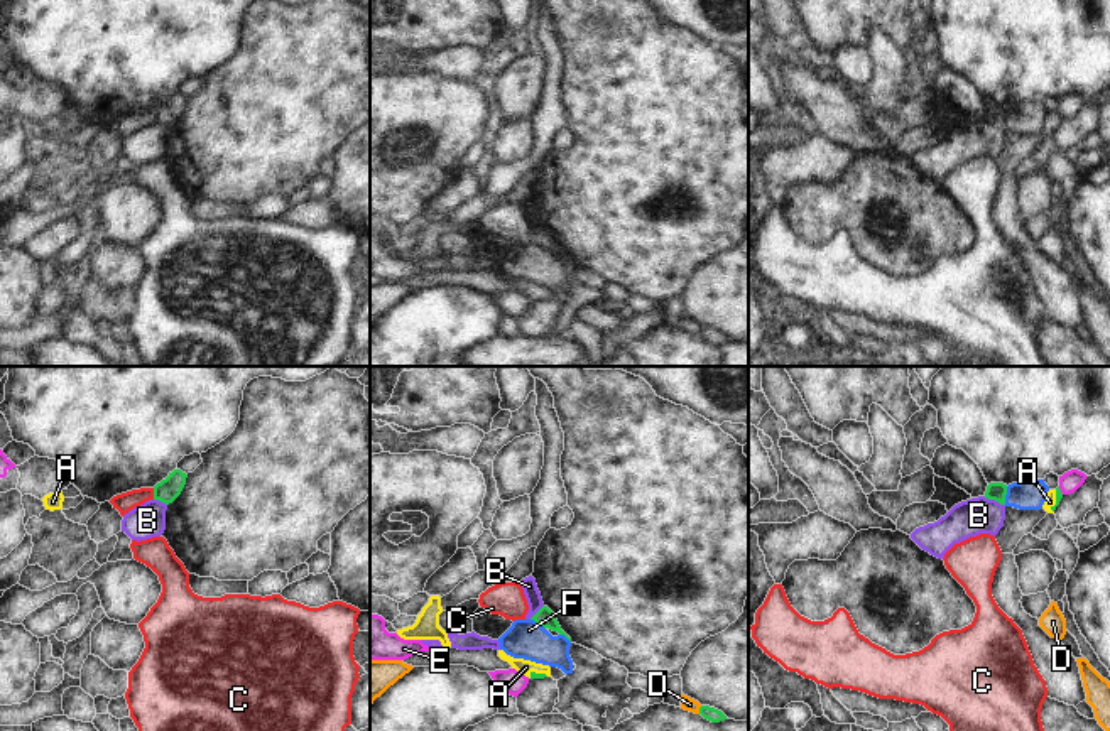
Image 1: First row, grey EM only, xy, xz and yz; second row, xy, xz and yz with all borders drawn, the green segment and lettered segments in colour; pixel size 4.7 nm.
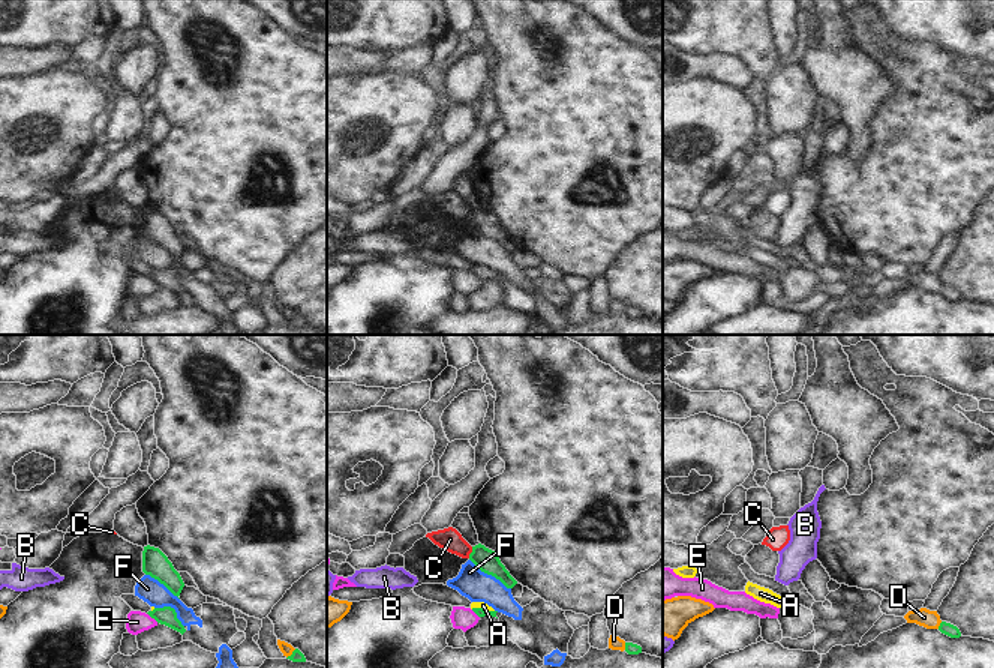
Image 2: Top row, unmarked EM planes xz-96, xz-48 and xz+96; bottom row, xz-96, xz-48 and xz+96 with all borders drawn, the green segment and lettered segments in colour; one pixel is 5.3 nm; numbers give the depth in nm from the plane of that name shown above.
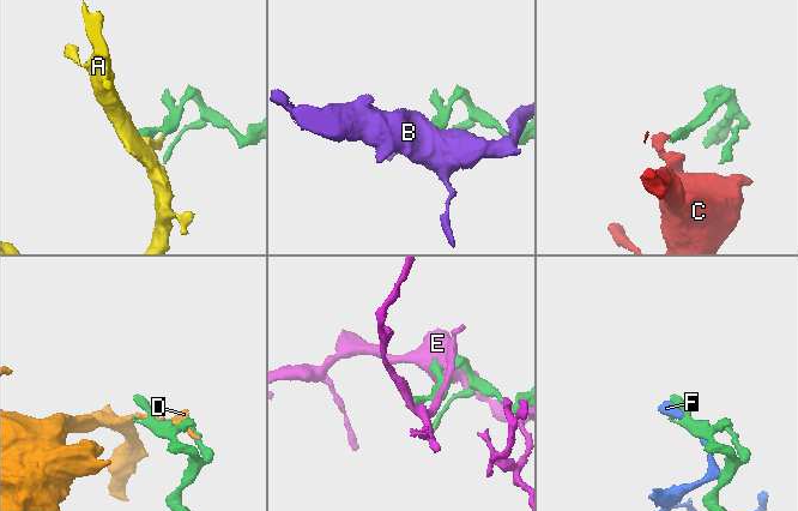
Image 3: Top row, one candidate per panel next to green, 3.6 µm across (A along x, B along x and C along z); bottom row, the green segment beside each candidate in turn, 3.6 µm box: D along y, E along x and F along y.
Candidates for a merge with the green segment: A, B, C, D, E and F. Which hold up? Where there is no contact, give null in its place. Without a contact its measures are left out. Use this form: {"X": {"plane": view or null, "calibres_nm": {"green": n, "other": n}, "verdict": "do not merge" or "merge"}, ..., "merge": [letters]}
{"A": {"plane": "yz", "calibres_nm": {"green": 30, "other": 50}, "verdict": "merge"}, "B": {"plane": "yz", "calibres_nm": {"green": 90, "other": 180}, "verdict": "do not merge"}, "C": {"plane": "xy", "calibres_nm": {"green": 110, "other": 90}, "verdict": "do not merge"}, "D": {"plane": "xz", "calibres_nm": {"green": 70, "other": 70}, "verdict": "do not merge"}, "E": {"plane": "yz", "calibres_nm": {"green": 30, "other": 100}, "verdict": "do not merge"}, "F": {"plane": "yz", "calibres_nm": {"green": 90, "other": 140}, "verdict": "do not merge"}, "merge": ["A"]}

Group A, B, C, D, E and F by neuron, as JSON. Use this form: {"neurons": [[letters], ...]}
{"neurons": [["A"], ["B"], ["C"], ["D"], ["E"], ["F"]]}

